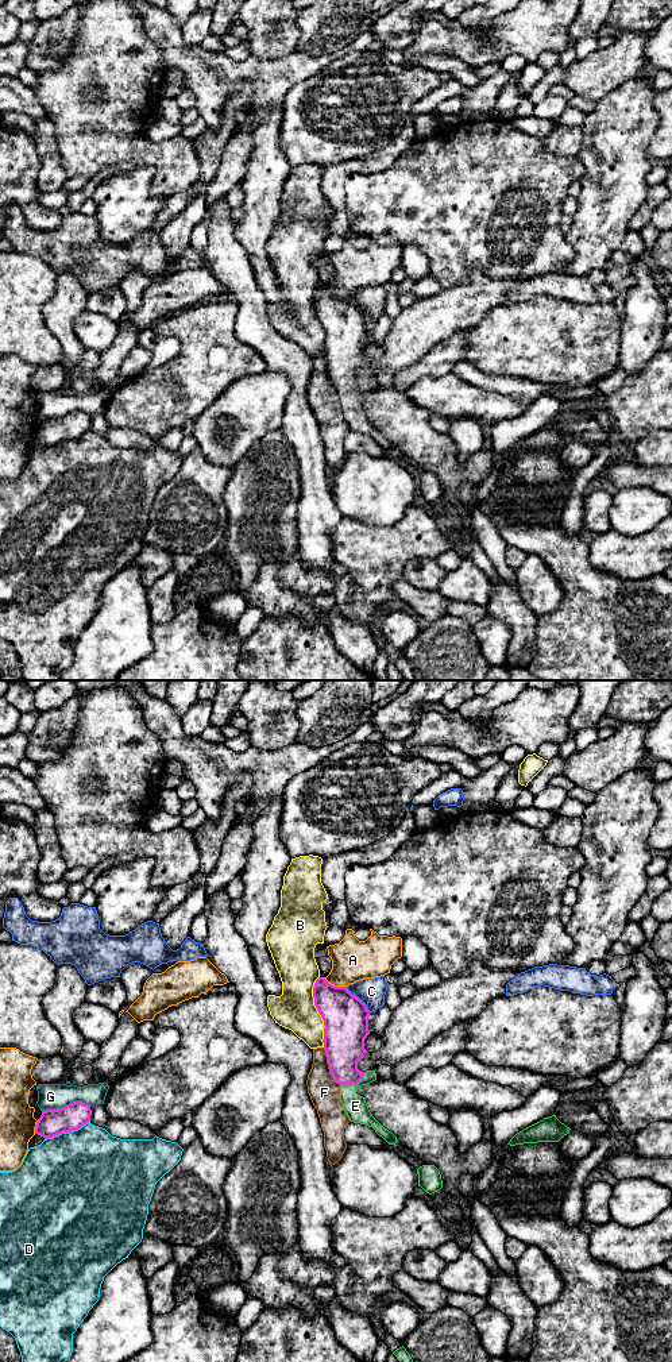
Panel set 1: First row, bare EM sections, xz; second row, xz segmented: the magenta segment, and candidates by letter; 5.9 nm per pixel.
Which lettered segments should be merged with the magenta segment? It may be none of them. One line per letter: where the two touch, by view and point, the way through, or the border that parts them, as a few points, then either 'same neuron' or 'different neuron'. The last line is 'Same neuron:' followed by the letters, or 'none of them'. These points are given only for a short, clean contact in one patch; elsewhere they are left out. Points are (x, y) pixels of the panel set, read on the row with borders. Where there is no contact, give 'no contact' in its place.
A: meets magenta in xz at (333, 986); different neuron
B: meets magenta in xz at (317, 1010); different neuron
C: meets magenta in xz at (358, 998); different neuron
D: meets magenta in xz at (66, 1131); different neuron
E: meets magenta in xz at (354, 1084); runs through xz (344, 1044), (344, 1071), (354, 1084), (352, 1103), (355, 1106); same neuron
F: meets magenta in xz at (329, 1067); different neuron
G: meets magenta in xz at (66, 1106); different neuron
Same neuron: E

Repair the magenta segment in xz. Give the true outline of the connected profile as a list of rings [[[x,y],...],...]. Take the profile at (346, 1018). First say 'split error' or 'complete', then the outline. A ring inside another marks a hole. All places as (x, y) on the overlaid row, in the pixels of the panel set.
split error | [[[324,977],[316,980],[313,998],[314,1006],[324,1020],[324,1049],[327,1052],[331,1074],[335,1081],[340,1084],[340,1100],[344,1111],[351,1122],[372,1127],[389,1145],[395,1145],[397,1137],[372,1116],[364,1097],[356,1093],[358,1087],[367,1085],[376,1080],[375,1070],[362,1072],[358,1069],[358,1061],[367,1053],[364,1039],[370,1034],[370,1011],[366,1004],[345,987],[335,987]]]

